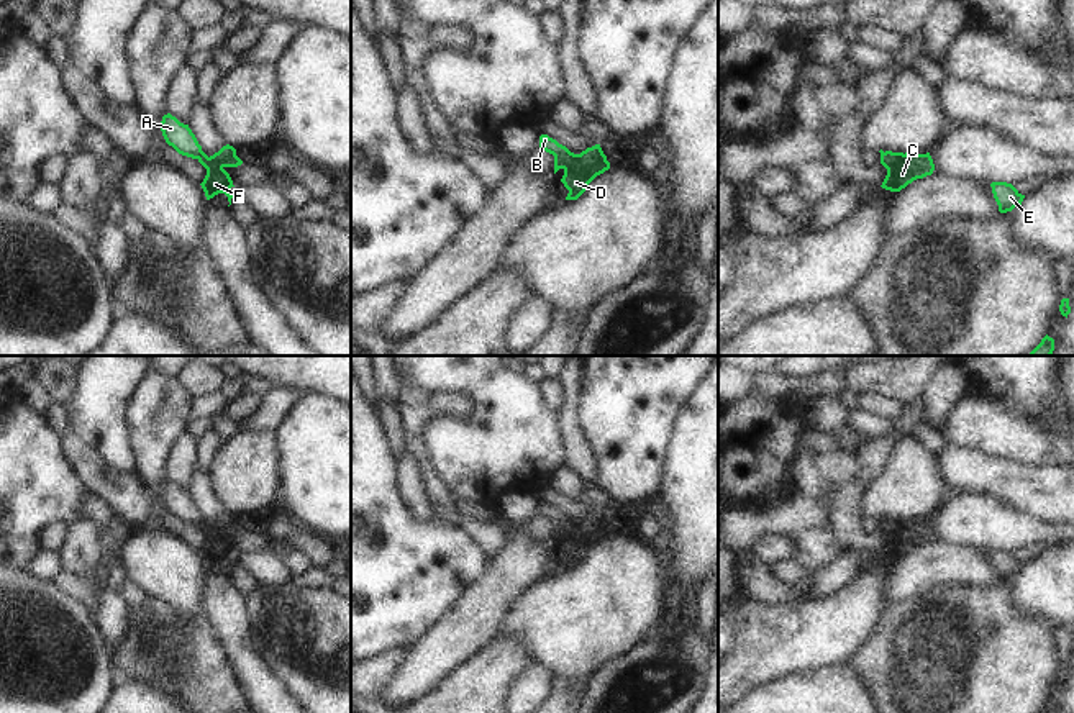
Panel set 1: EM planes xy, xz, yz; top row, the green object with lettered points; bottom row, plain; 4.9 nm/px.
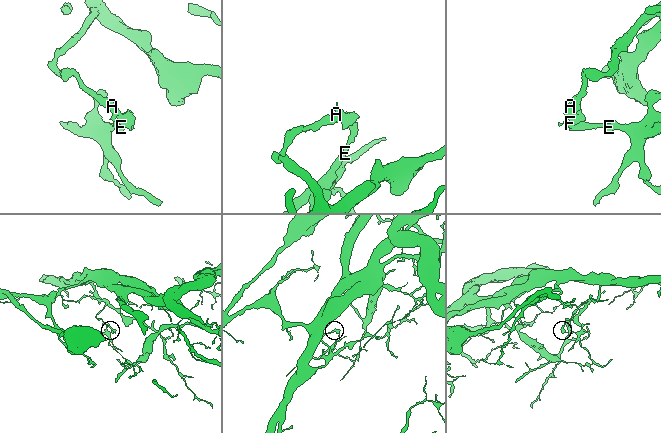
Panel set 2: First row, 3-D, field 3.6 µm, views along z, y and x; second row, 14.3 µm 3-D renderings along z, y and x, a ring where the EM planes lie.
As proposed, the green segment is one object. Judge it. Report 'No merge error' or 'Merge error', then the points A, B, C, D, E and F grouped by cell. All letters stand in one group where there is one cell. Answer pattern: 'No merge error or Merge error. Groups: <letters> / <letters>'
Merge error. Groups: A B / C D E F

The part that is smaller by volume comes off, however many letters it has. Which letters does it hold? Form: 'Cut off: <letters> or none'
Cut off: C, D, E, F

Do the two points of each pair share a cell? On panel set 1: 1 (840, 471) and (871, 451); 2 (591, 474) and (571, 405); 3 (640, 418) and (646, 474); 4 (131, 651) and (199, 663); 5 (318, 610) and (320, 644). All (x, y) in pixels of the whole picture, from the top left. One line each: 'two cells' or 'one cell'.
1: two cells
2: one cell
3: one cell
4: one cell
5: one cell

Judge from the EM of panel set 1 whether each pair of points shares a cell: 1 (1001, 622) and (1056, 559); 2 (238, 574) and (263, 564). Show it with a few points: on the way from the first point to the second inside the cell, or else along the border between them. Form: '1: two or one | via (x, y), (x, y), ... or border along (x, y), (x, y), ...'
1: two | border along (1007, 579), (1019, 602), (1051, 620)
2: two | border along (236, 556), (263, 582)

